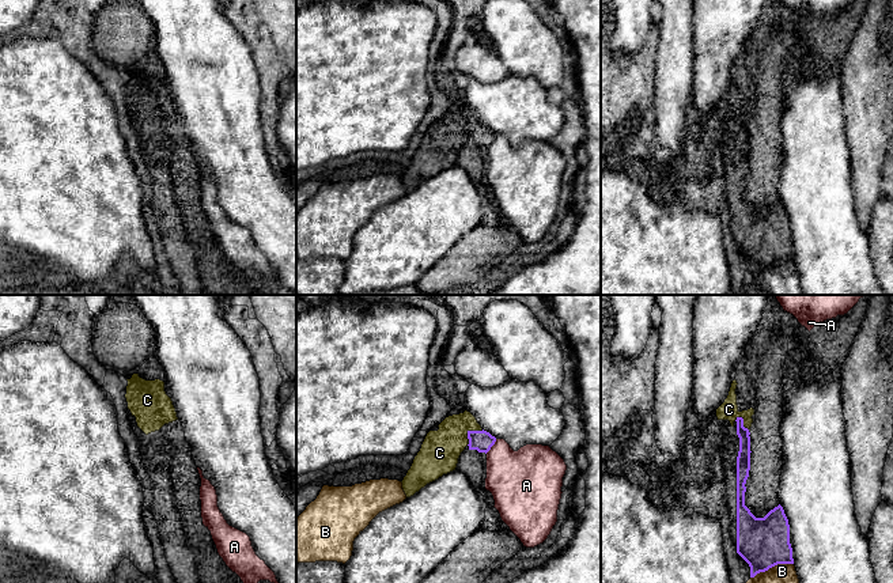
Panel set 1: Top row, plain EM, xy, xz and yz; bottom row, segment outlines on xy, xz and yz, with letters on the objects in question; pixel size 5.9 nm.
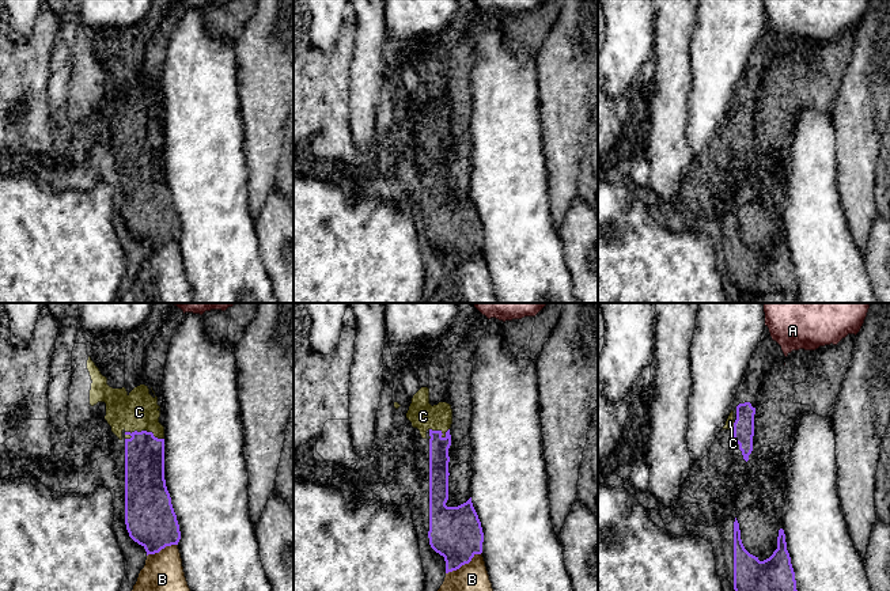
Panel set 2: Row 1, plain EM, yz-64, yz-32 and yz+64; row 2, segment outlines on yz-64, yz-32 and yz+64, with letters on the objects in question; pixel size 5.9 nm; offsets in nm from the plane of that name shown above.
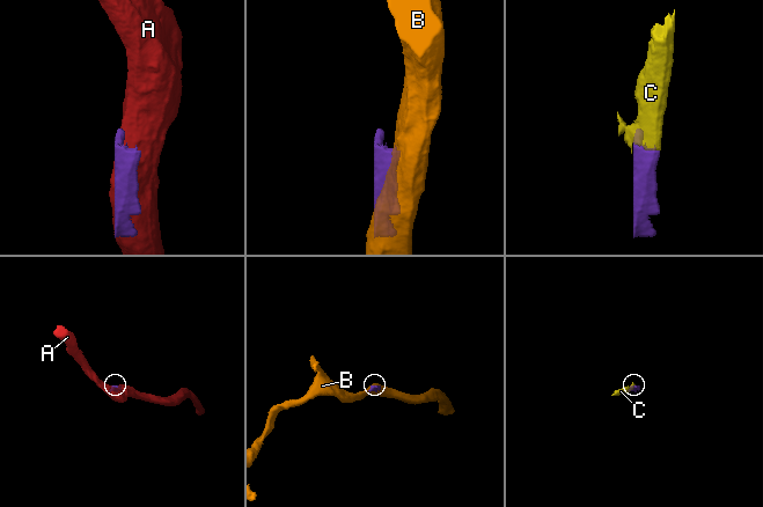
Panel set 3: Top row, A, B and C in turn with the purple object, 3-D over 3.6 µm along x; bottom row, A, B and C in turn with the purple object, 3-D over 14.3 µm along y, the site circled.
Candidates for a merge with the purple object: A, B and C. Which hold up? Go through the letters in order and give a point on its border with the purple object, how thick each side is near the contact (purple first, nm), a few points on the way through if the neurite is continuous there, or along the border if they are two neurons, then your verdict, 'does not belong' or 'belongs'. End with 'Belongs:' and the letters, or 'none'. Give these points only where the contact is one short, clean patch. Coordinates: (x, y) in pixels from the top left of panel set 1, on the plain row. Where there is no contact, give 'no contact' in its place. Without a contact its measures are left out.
A: xz (492, 140) | 130/340 nm | along xz (496, 135), (485, 148) | does not belong
B: yz (771, 262) | 300/340 nm | does not belong
C: xz (469, 127) | 130/240 nm | belongs
Belongs: C

